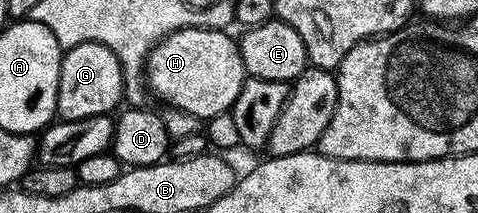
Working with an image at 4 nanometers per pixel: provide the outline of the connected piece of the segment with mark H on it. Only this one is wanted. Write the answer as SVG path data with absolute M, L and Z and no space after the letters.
M185 27L164 36L148 56L151 89L164 102L195 115L199 121L230 111L248 76L235 36L226 34L230 33Z

